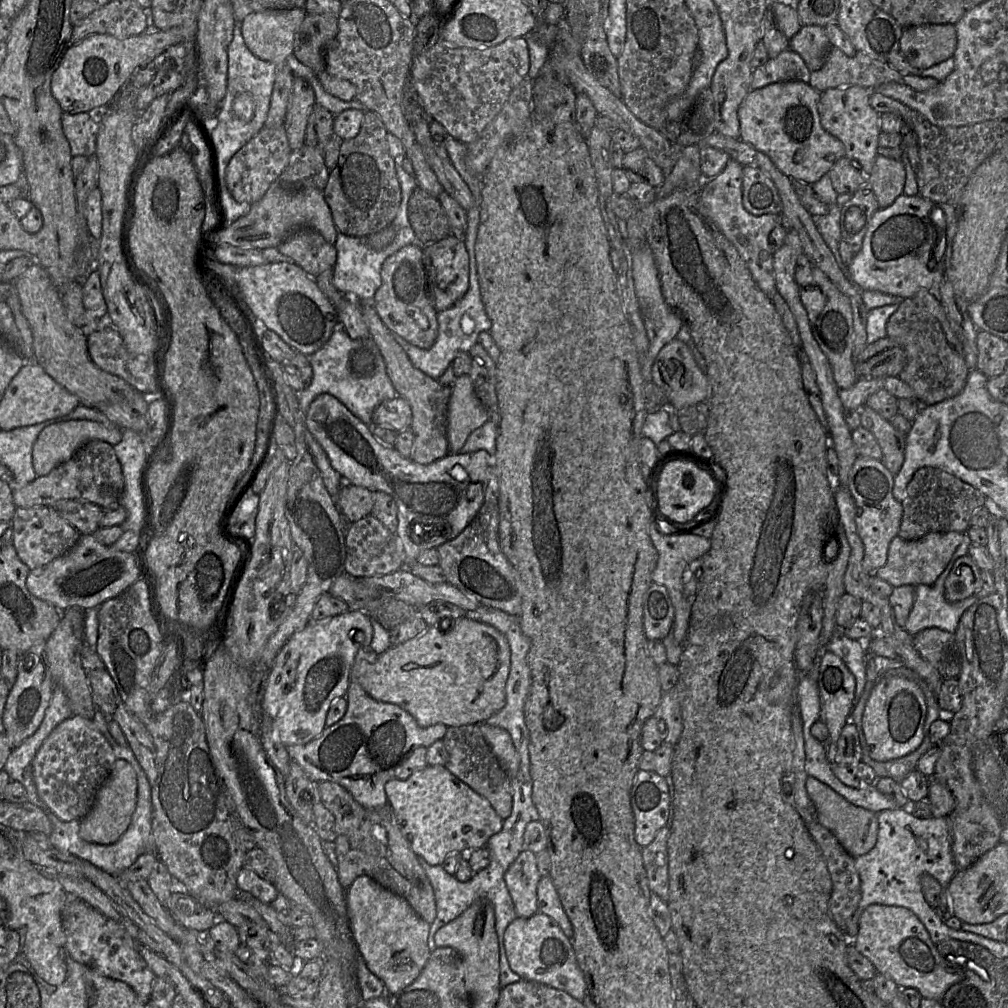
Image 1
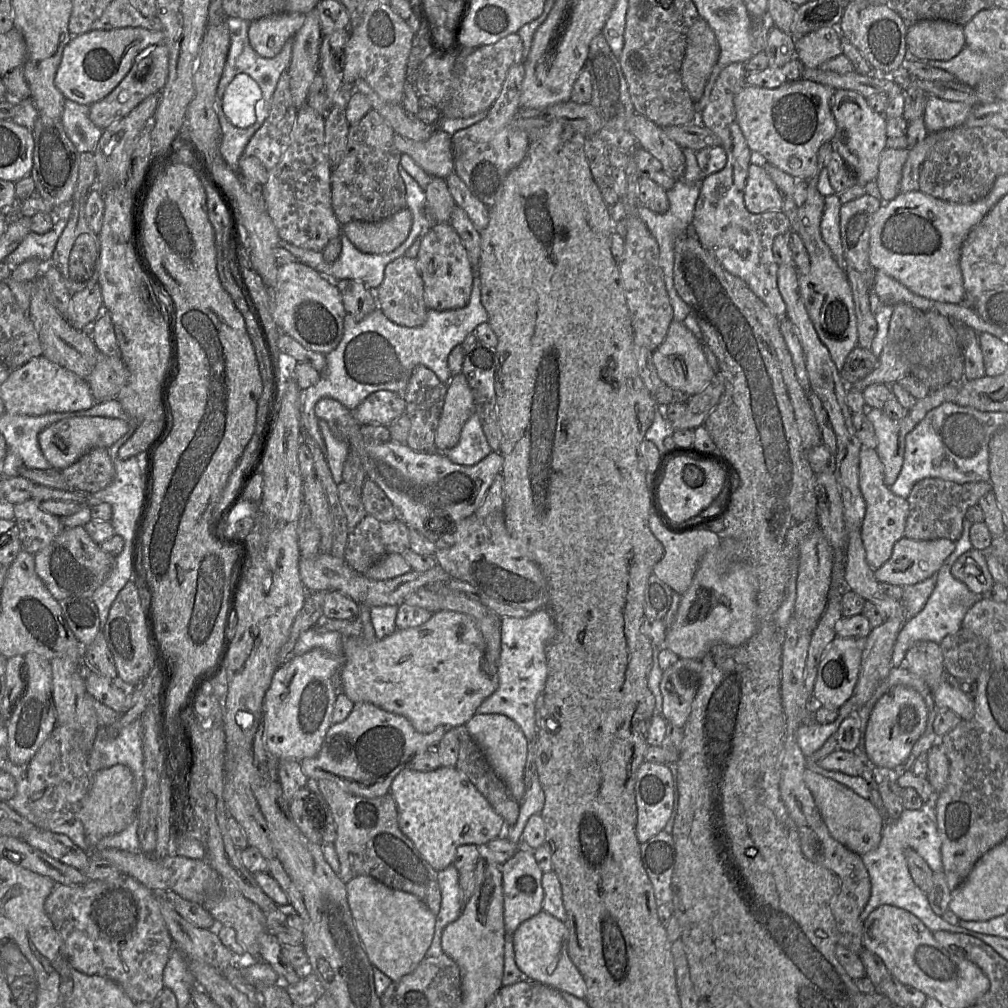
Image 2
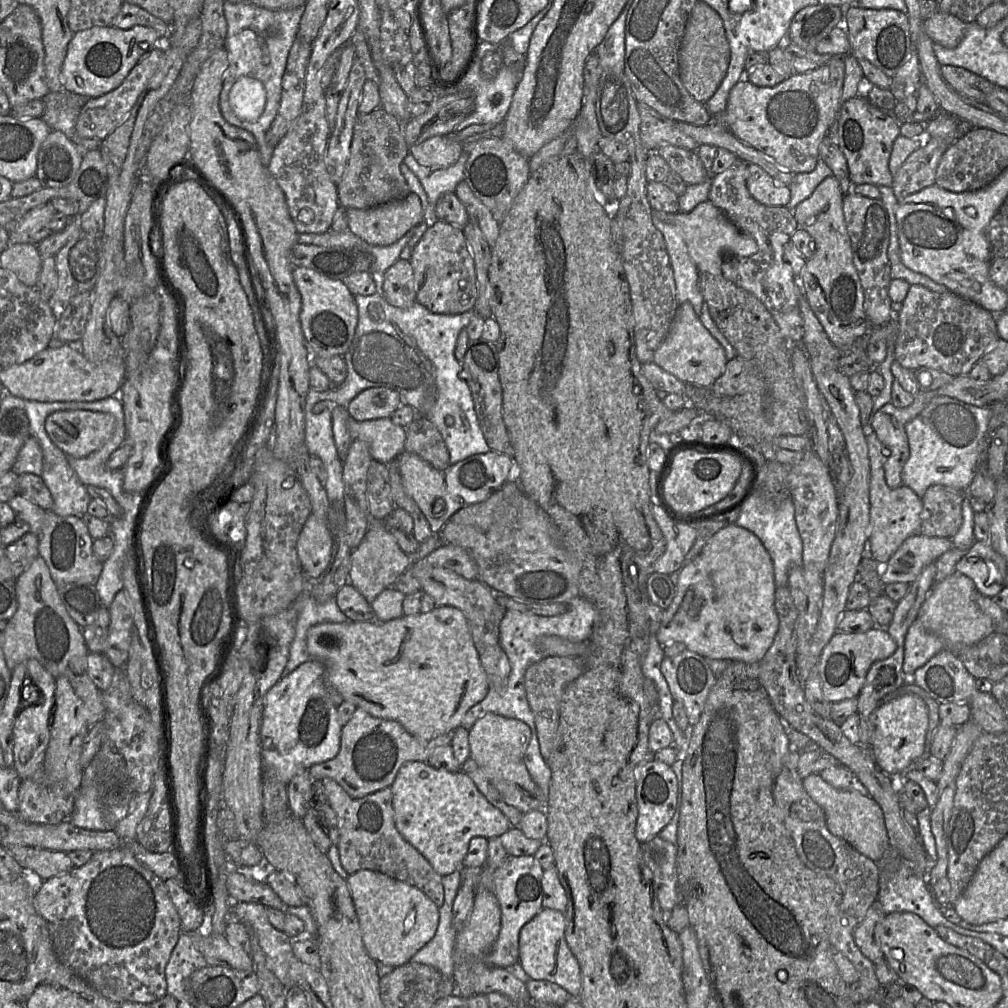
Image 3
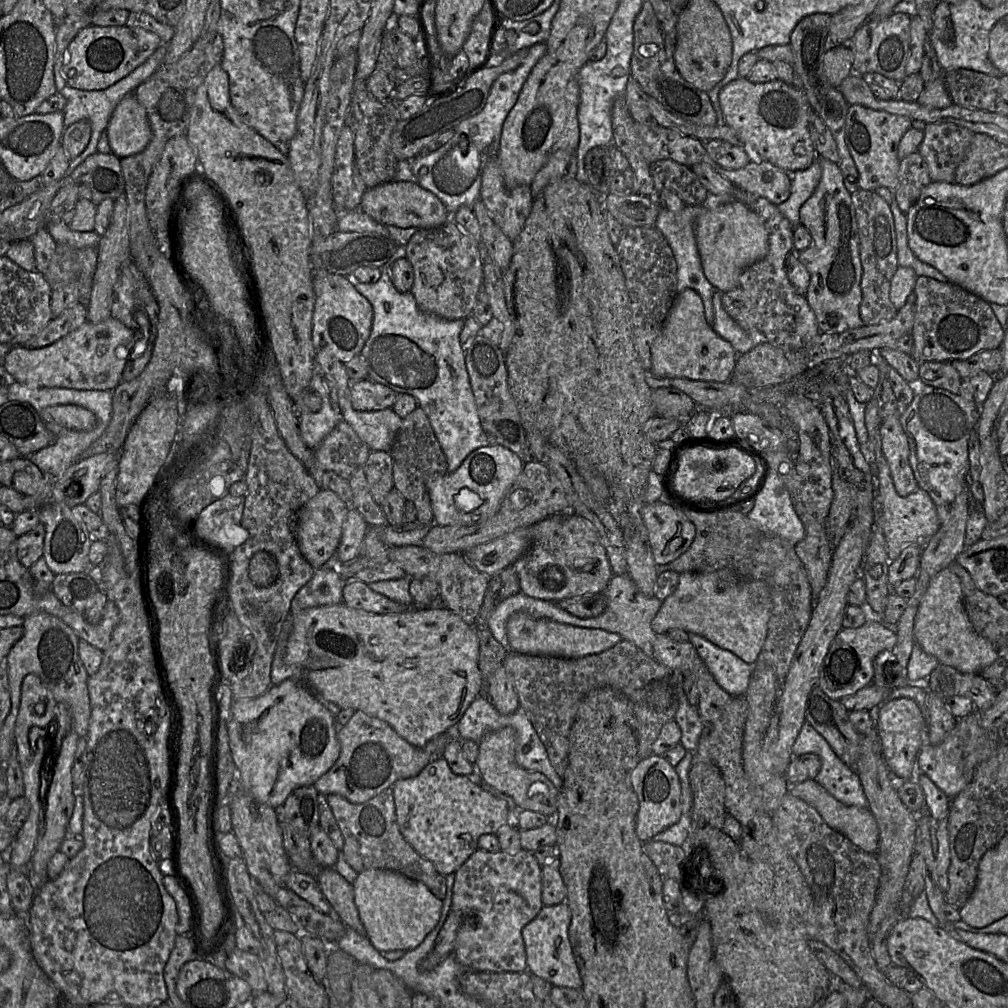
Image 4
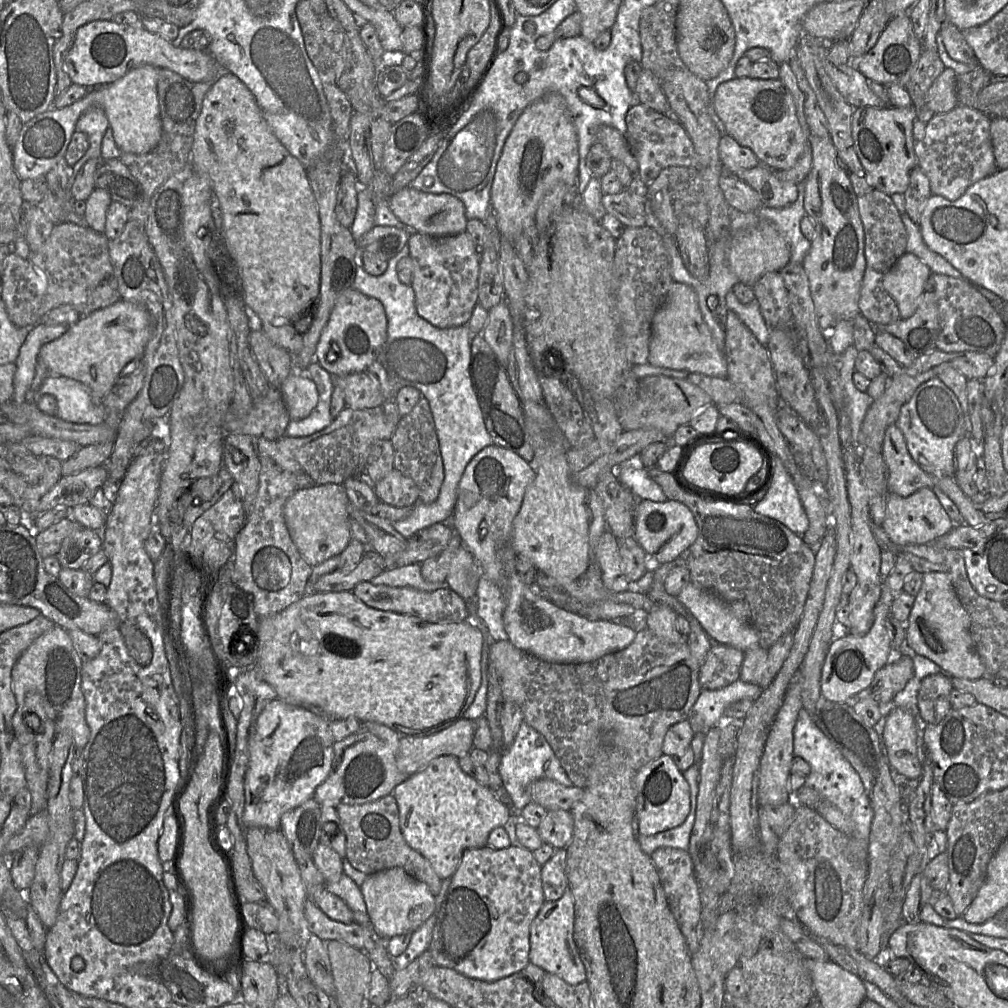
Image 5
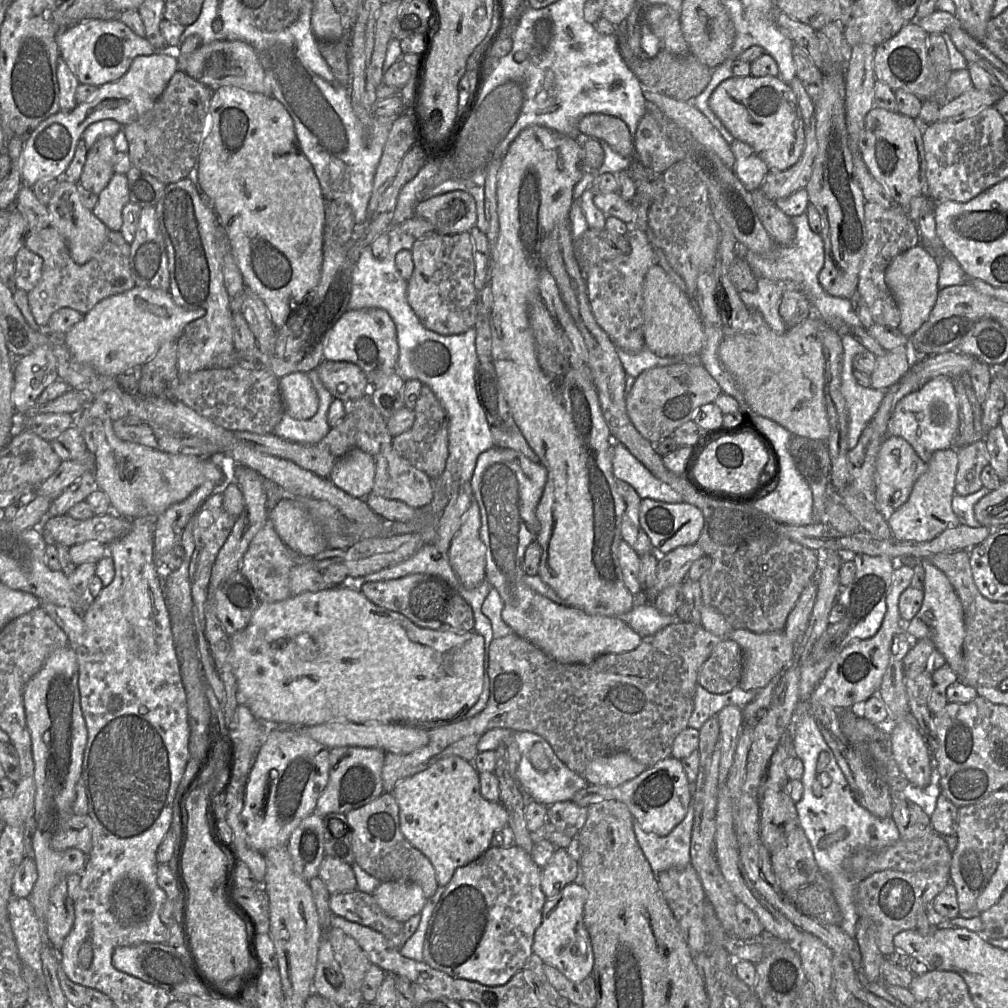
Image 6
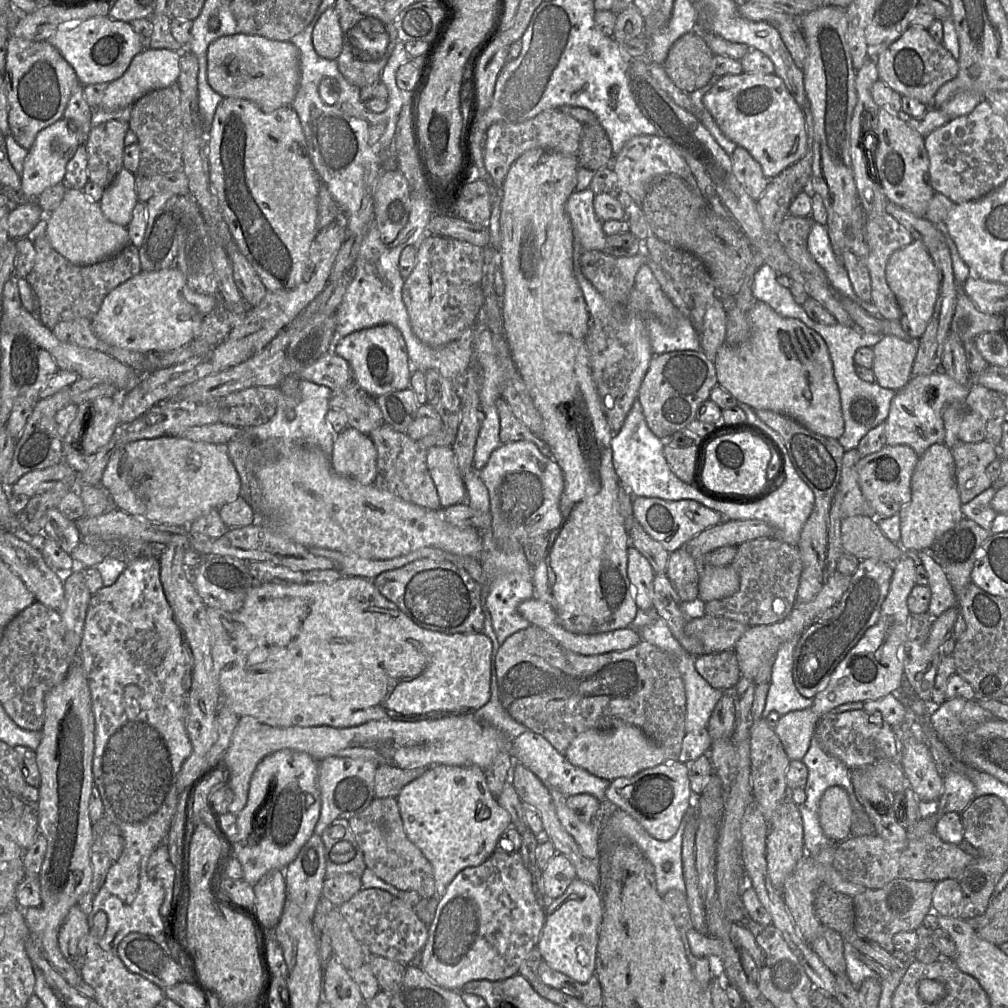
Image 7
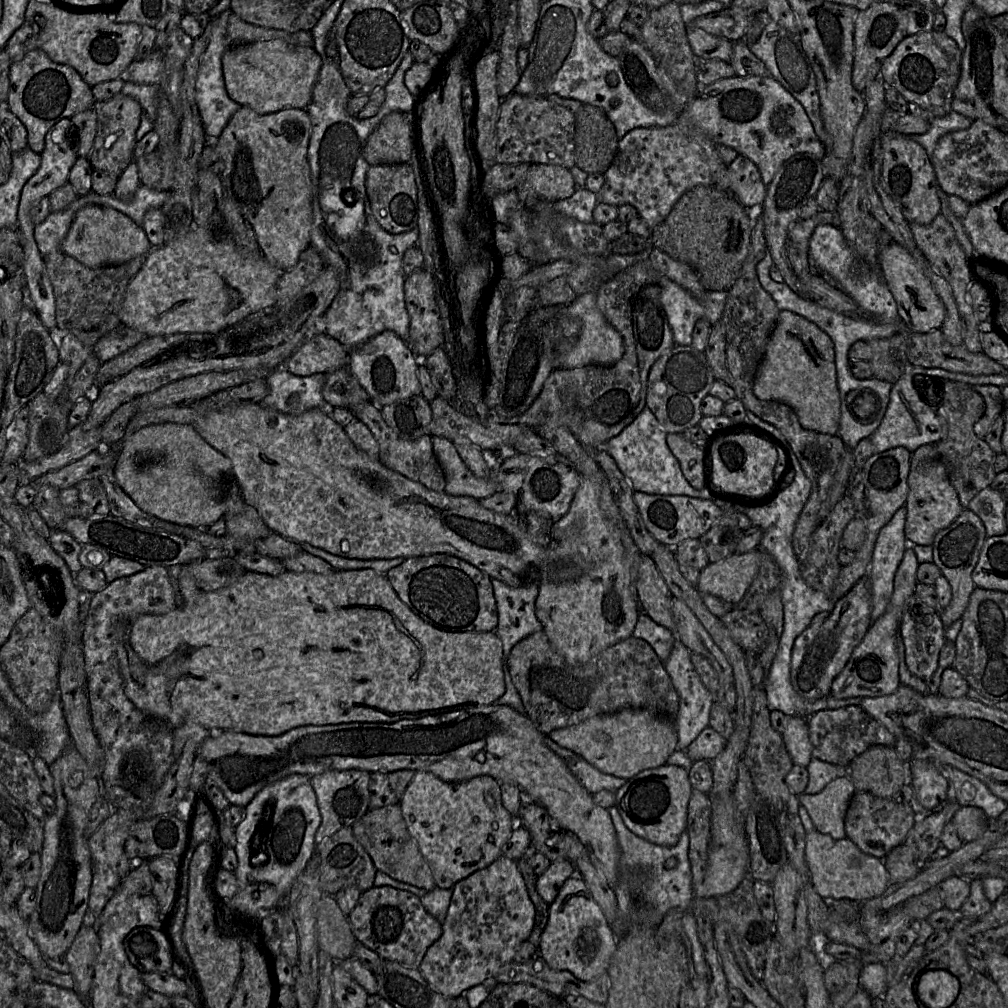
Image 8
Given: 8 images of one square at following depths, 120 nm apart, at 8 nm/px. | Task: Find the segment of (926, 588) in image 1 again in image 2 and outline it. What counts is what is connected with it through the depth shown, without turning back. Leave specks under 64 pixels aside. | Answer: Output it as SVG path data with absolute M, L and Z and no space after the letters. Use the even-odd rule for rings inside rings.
M964 518L962 535L957 540L955 550L945 559L942 567L937 572L937 582L924 608L913 618L907 620L897 638L893 651L893 665L904 666L904 659L910 646L919 640L932 641L939 644L947 635L956 633L962 624L966 612L979 599L979 595L971 592L968 587L955 579L951 568L957 558L972 549L970 541L970 528L973 523Z

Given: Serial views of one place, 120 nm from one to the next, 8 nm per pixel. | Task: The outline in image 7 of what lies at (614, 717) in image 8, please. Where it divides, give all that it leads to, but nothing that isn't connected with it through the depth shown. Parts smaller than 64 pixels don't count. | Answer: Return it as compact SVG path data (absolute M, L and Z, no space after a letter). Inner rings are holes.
M629 724L607 731L589 729L580 733L570 743L565 757L572 765L609 781L632 777L665 762L662 748L638 727Z

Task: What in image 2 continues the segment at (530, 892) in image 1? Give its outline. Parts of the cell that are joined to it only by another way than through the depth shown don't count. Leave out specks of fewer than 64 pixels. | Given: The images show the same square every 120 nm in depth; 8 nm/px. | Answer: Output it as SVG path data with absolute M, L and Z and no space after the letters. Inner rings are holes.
M520 845L515 855L501 865L505 934L512 936L524 921L542 911L542 875L532 850Z

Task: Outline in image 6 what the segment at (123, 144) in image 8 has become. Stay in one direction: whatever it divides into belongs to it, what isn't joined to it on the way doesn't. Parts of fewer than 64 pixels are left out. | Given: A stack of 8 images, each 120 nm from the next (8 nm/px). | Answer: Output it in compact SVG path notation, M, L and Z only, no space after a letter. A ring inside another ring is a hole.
M114 137L98 139L88 150L78 185L98 195L115 174L113 158L116 152Z

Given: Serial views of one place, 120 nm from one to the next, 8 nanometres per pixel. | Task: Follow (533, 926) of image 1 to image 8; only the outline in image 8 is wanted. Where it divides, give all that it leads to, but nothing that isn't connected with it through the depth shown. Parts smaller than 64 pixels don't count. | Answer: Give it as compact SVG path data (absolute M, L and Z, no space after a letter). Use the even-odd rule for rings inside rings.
M574 874L565 881L555 901L549 906L549 919L541 935L538 953L550 968L568 971L578 980L587 982L606 972L617 948L617 942L618 938L613 933L611 924L606 920L586 883L578 874Z

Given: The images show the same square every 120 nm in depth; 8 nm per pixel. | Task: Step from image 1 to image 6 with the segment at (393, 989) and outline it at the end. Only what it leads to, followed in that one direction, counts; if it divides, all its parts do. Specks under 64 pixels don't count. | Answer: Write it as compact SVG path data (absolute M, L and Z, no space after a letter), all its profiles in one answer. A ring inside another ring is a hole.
M409 881L381 882L372 895L389 917L403 924L420 914L428 900L422 888Z

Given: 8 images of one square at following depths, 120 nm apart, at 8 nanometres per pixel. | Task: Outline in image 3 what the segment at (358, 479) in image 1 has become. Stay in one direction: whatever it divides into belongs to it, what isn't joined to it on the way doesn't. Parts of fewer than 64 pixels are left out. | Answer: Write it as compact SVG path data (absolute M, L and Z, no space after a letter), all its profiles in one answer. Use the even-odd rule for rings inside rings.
M489 450L472 455L444 470L438 470L416 454L403 451L396 458L403 485L427 518L431 531L438 535L448 520L459 510L487 500L507 480L515 475L511 456Z

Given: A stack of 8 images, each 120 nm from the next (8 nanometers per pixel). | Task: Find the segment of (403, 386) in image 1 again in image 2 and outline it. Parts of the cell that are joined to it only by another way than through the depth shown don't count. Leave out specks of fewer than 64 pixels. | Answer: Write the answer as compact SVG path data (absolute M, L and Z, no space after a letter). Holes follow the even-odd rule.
M419 365L413 370L403 394L406 402L405 413L411 422L407 439L407 445L411 449L417 452L436 452L436 431L447 390L448 384L442 382L431 369Z

